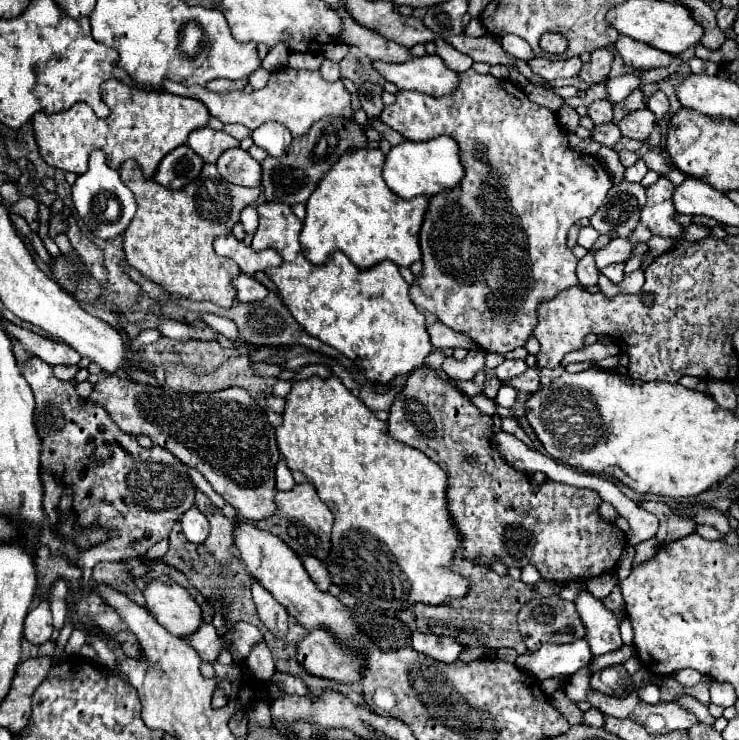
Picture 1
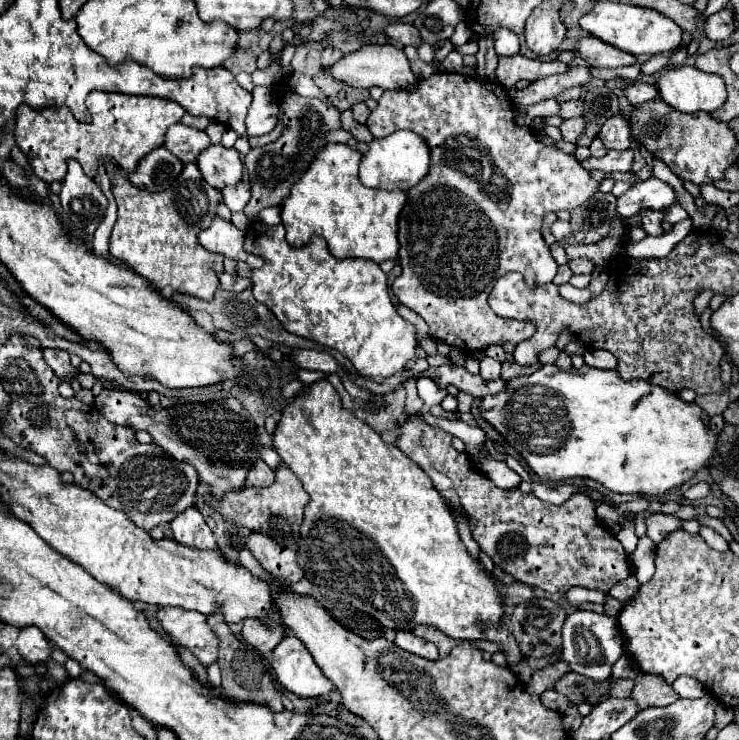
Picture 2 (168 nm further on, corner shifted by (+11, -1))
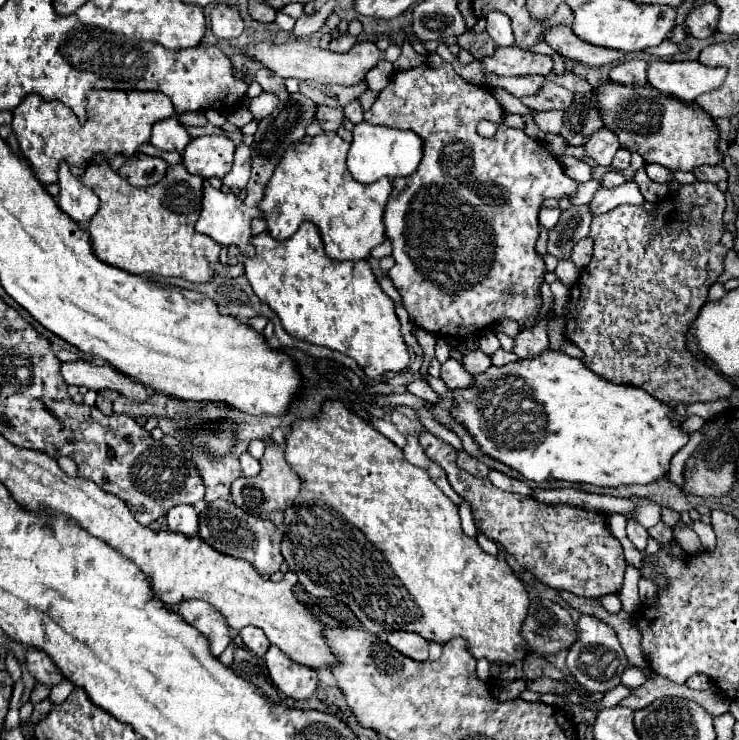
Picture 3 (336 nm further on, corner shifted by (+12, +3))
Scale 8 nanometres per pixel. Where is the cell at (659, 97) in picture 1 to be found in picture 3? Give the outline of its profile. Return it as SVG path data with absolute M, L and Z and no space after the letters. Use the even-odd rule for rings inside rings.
M626 60L610 70L610 78L620 84L632 84L632 86L644 86L646 80L646 62L644 60Z

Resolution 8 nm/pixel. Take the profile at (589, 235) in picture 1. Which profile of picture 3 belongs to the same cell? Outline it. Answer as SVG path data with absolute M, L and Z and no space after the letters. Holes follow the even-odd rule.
M546 206L540 208L540 226L550 230L556 226L558 218L560 218L560 208L546 208Z

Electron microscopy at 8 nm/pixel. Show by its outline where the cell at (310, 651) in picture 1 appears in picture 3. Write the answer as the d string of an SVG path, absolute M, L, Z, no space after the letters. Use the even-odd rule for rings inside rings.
M270 646L264 656L264 662L272 684L288 698L302 700L316 692L318 672L292 662L288 656L284 656L284 652L280 652L280 648Z

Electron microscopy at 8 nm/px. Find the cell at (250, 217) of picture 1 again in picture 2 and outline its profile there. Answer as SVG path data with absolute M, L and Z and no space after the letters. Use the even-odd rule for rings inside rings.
M241 182L241 184L233 186L233 188L227 186L227 188L223 190L223 194L225 194L225 204L227 204L227 208L229 208L231 212L241 212L241 210L245 208L247 200L249 200L249 184Z

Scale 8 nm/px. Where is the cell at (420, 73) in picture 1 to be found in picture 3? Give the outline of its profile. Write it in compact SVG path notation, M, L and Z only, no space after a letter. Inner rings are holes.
M294 40L294 42L284 42L284 44L274 44L274 42L248 44L246 58L260 62L264 68L272 70L280 78L316 80L322 84L354 86L354 84L360 84L364 80L366 72L378 64L378 60L382 58L382 52L376 48L374 42L358 42L350 52L336 54L336 52L314 48L314 46L308 46L306 42Z

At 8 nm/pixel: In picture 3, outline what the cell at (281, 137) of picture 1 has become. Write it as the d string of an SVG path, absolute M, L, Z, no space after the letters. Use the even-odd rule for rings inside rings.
M262 92L258 98L252 98L250 100L250 112L254 114L256 120L262 120L262 118L266 118L266 116L272 114L272 110L276 108L276 104L278 104L276 94Z

